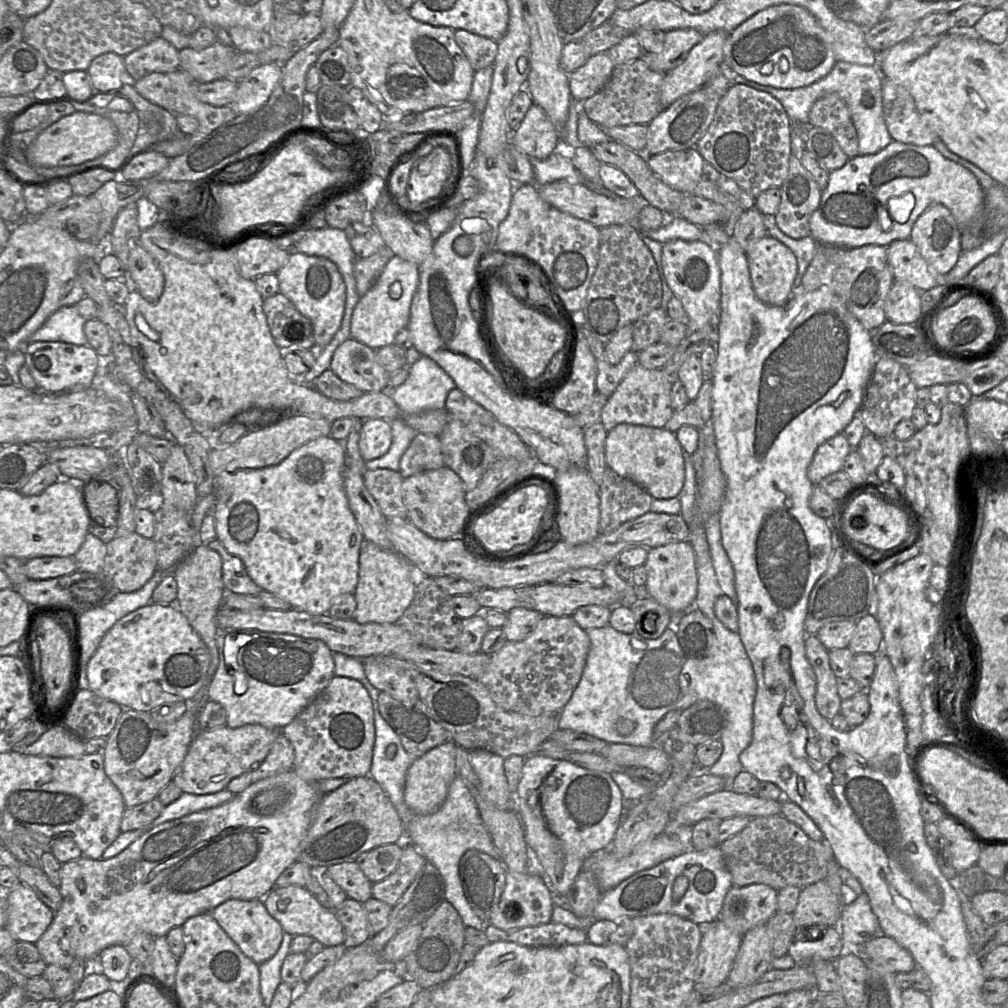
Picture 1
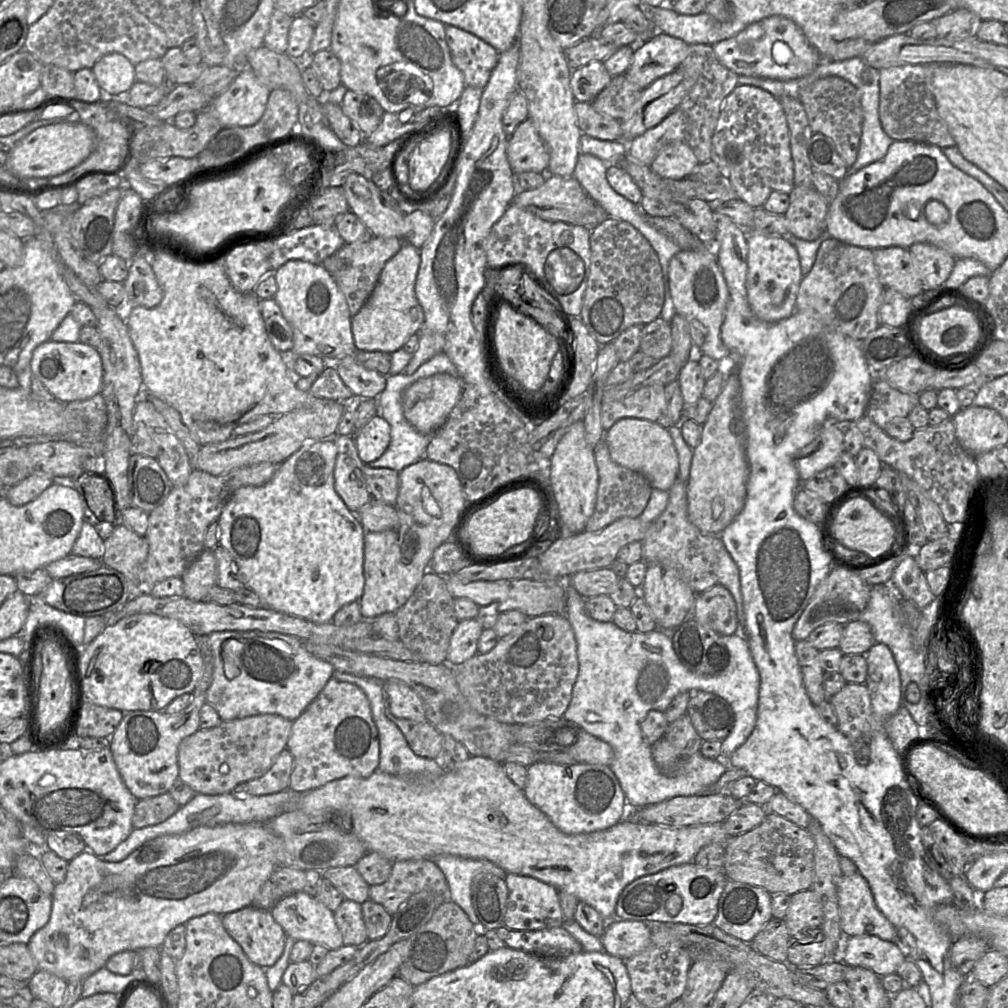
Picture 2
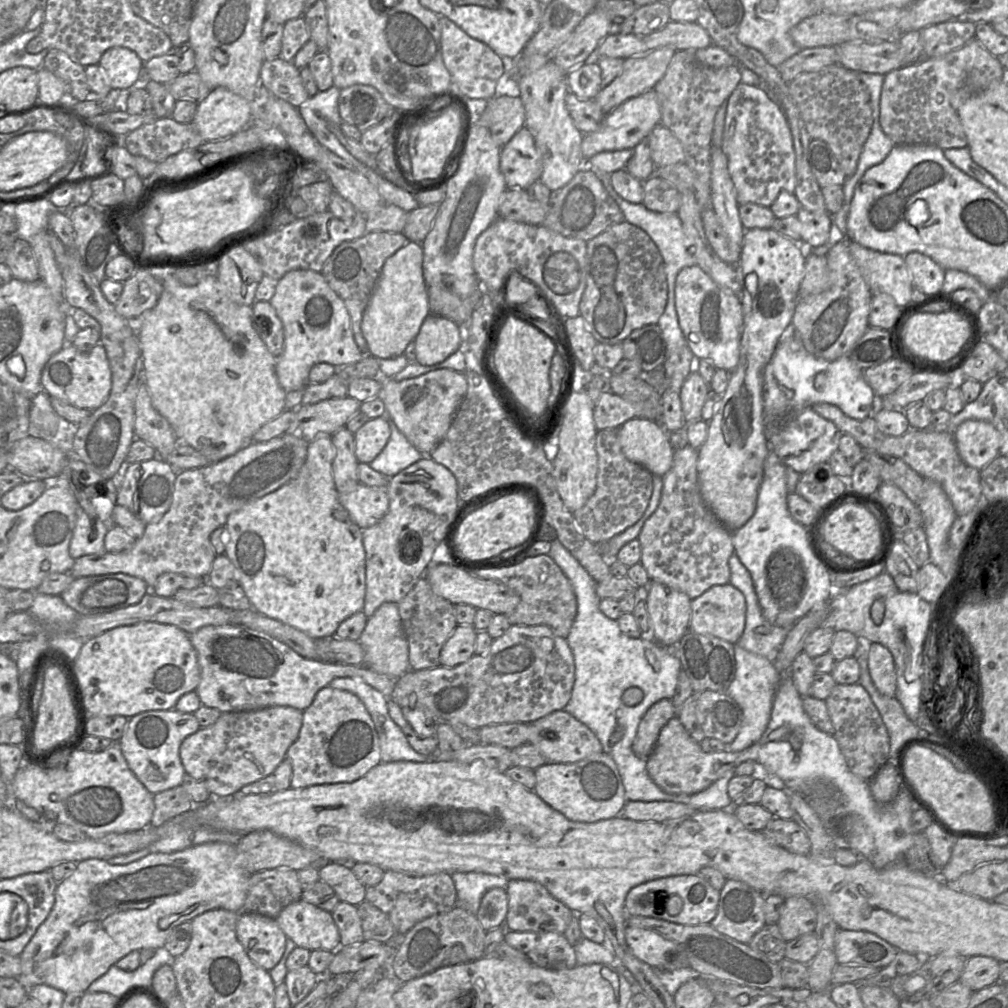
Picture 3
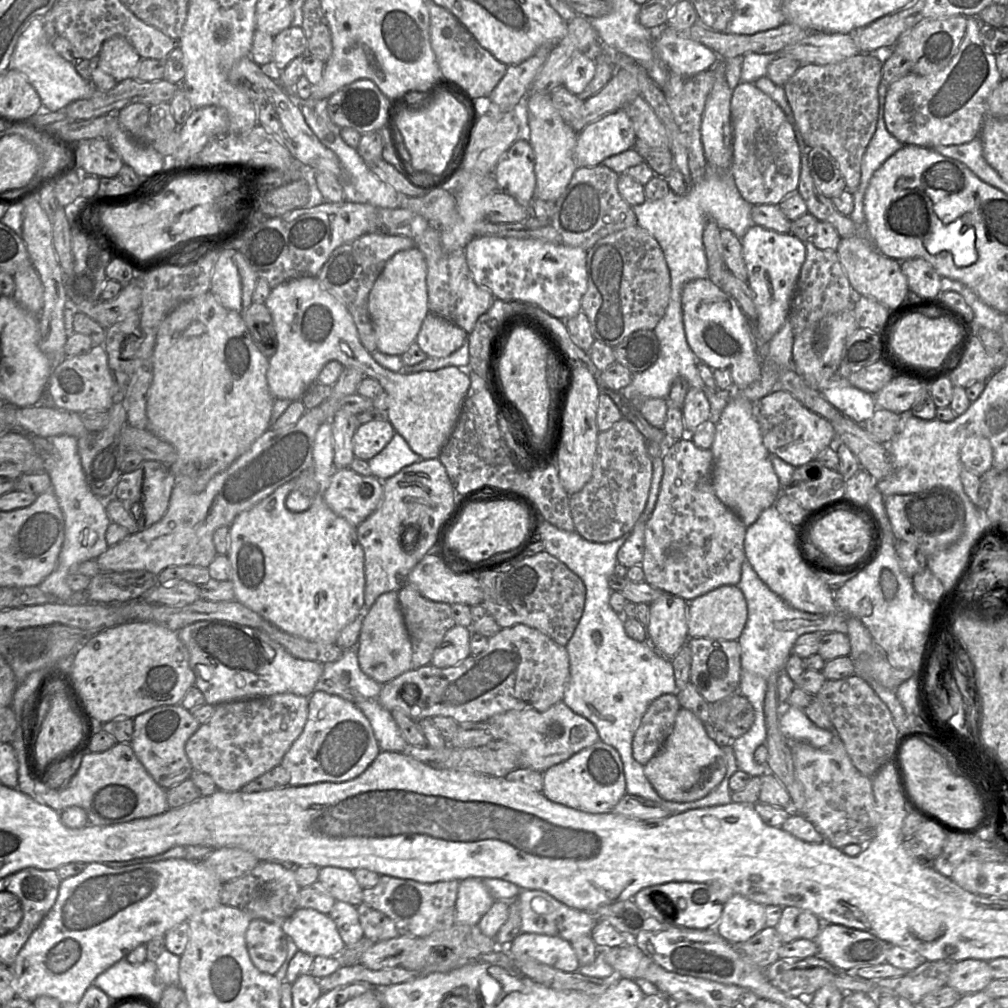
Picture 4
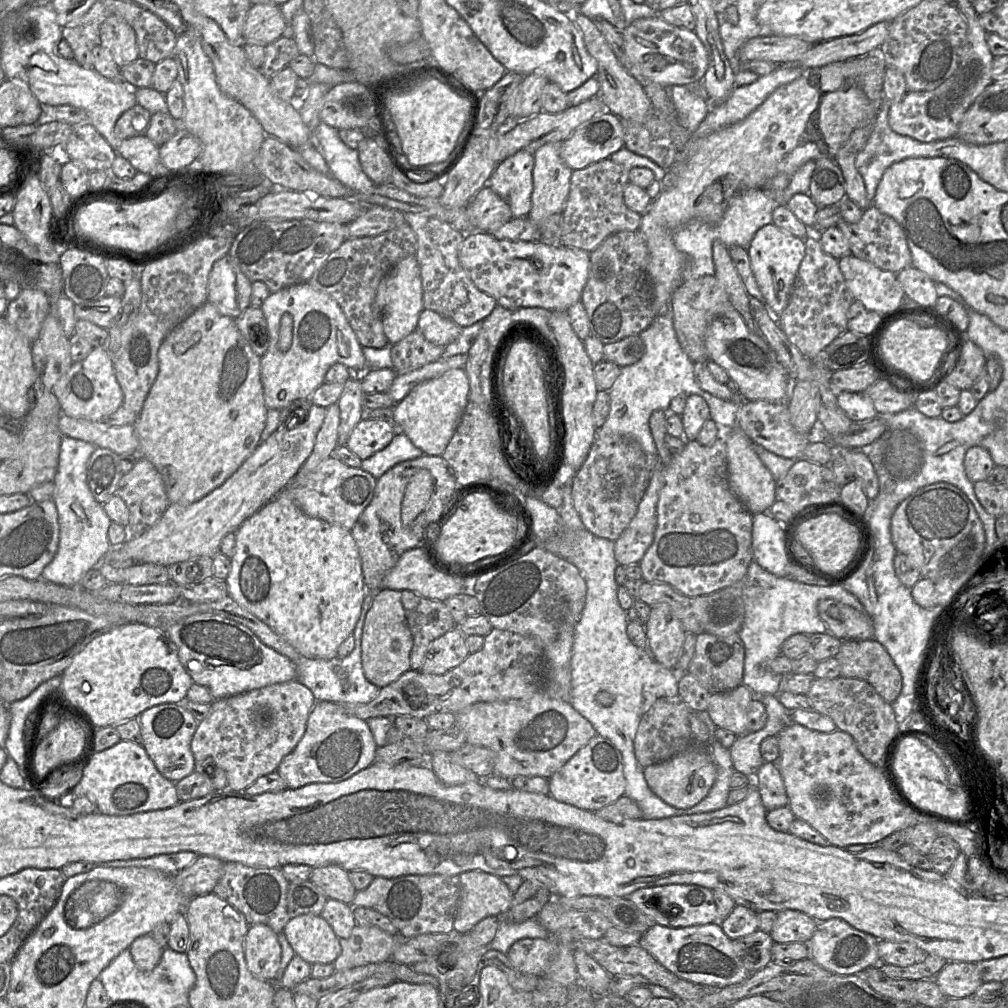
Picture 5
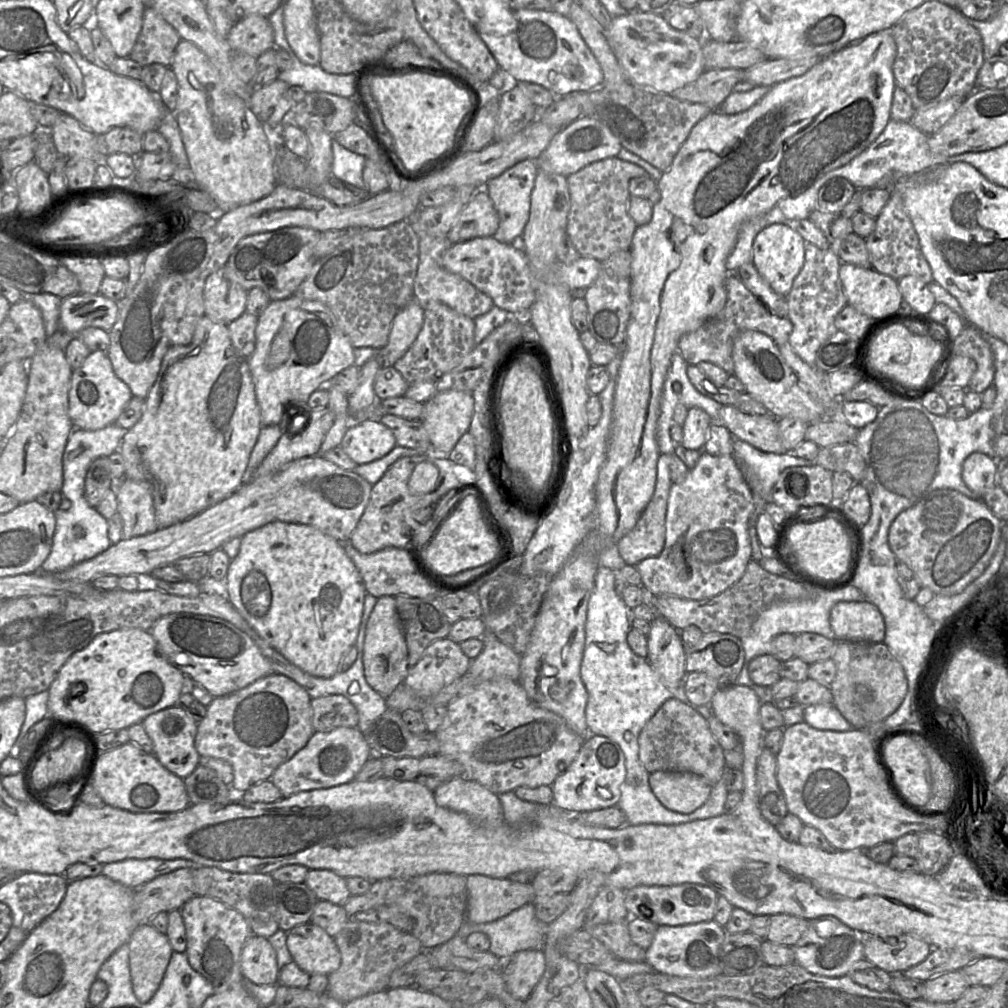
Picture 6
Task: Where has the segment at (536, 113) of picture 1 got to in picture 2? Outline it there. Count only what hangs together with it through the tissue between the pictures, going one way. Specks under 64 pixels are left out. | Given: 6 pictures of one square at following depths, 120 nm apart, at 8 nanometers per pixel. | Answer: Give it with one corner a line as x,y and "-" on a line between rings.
531,118
521,122
508,136
507,159
514,174
547,170
549,154

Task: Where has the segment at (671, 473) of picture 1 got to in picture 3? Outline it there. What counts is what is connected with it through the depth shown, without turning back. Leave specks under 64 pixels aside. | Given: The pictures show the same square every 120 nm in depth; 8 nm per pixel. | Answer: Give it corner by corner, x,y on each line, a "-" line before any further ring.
632,418
618,428
627,459
663,477
672,467
674,449
660,421

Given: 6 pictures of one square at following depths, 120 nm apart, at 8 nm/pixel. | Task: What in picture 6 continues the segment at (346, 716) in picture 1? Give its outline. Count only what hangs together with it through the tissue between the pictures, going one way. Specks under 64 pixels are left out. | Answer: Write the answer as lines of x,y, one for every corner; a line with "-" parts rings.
338,727
329,732
315,731
305,747
276,768
271,781
284,797
302,791
330,788
354,780
372,754
364,733
358,727

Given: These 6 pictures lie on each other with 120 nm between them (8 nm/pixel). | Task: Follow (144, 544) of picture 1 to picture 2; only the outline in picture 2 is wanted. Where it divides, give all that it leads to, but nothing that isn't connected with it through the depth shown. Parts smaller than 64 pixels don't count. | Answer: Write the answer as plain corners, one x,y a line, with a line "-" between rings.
119,522
104,545
105,552
101,559
104,566
119,571
132,583
140,584
138,571
149,550
146,538

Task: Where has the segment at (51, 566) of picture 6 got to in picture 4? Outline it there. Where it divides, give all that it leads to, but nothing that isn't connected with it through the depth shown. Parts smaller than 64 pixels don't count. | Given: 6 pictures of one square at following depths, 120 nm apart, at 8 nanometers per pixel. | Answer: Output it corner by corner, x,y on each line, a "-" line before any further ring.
57,435
49,438
55,447
55,453
46,466
52,489
64,517
64,541
54,571
38,586
44,592
54,595
59,602
69,601
73,591
66,580
76,572
77,566
88,560
96,560
108,549
105,533
111,523
105,506
105,500
96,496
90,489
81,459
78,453
78,438
69,435

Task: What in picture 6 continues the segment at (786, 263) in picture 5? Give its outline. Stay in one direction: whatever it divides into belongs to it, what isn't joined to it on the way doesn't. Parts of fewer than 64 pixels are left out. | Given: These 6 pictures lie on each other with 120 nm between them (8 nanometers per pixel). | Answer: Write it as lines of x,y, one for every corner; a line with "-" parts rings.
785,223
772,224
763,228
753,243
753,264
761,277
779,295
787,297
794,279
805,261
805,240

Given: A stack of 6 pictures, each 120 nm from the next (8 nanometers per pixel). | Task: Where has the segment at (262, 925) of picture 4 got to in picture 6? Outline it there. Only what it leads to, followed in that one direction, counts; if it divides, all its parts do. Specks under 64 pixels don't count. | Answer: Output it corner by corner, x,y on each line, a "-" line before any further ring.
252,934
247,939
240,955
240,971
257,985
278,985
277,953
267,938

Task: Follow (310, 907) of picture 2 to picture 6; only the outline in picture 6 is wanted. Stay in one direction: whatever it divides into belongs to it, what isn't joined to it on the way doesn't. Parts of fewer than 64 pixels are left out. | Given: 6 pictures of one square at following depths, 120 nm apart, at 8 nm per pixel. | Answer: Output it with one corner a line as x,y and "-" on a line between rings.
313,923
288,931
286,945
293,961
309,975
328,976
341,965
341,953
334,938

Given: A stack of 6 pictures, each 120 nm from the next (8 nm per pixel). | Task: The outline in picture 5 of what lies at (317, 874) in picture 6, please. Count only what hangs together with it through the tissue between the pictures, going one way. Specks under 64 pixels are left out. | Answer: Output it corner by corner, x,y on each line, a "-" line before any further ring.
337,865
314,868
309,879
320,888
328,899
352,905
357,890
349,878
349,872

